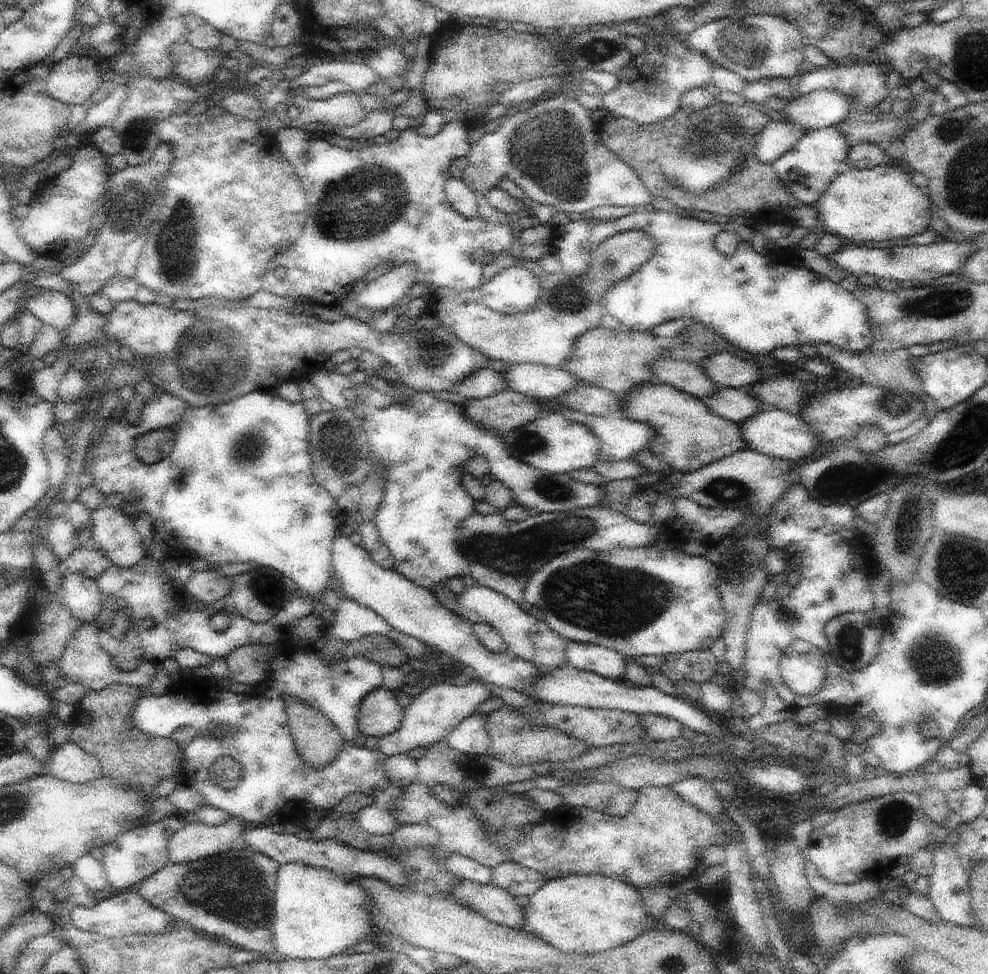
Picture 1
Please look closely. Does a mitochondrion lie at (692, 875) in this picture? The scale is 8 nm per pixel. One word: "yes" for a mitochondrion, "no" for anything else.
no

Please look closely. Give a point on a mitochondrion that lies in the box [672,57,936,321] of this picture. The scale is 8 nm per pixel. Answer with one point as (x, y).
(722, 137)

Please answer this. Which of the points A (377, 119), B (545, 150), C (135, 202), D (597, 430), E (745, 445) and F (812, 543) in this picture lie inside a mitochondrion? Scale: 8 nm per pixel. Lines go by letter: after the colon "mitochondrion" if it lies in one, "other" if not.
A: other
B: mitochondrion
C: mitochondrion
D: other
E: other
F: other

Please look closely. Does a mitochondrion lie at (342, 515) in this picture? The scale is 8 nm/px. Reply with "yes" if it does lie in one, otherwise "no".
no

